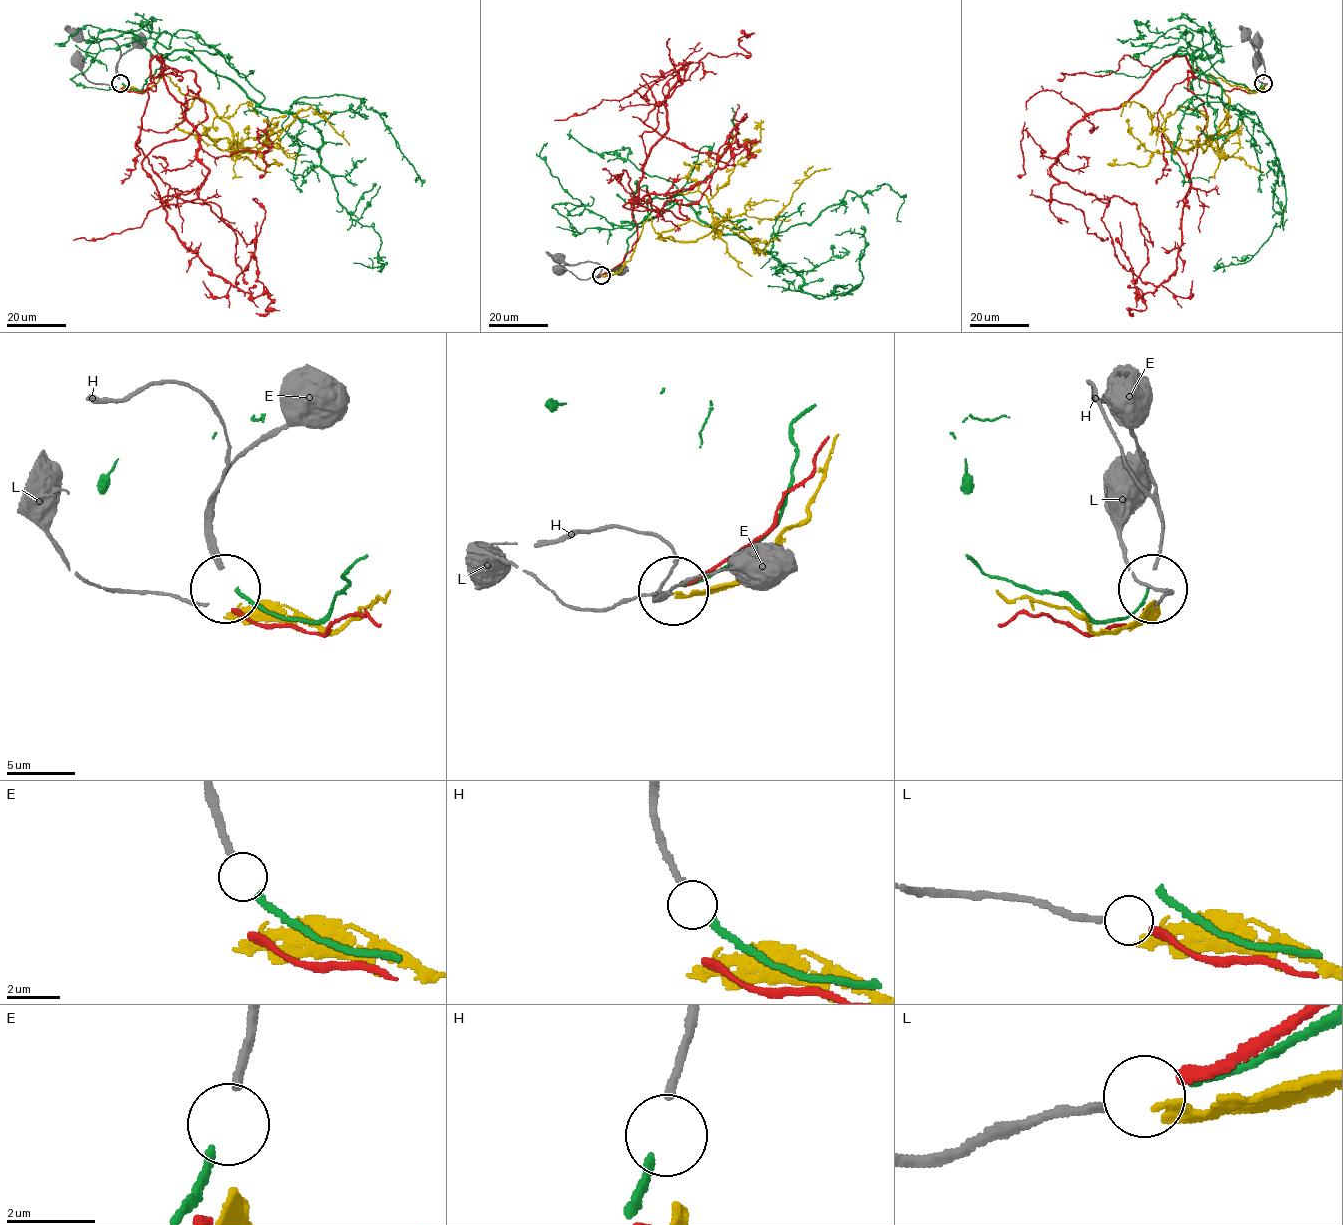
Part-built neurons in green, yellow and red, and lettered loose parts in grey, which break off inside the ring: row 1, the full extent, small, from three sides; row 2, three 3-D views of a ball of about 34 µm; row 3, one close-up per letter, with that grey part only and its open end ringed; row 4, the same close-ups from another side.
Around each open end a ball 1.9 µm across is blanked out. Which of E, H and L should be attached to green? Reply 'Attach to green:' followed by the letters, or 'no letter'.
Attach to green: H

